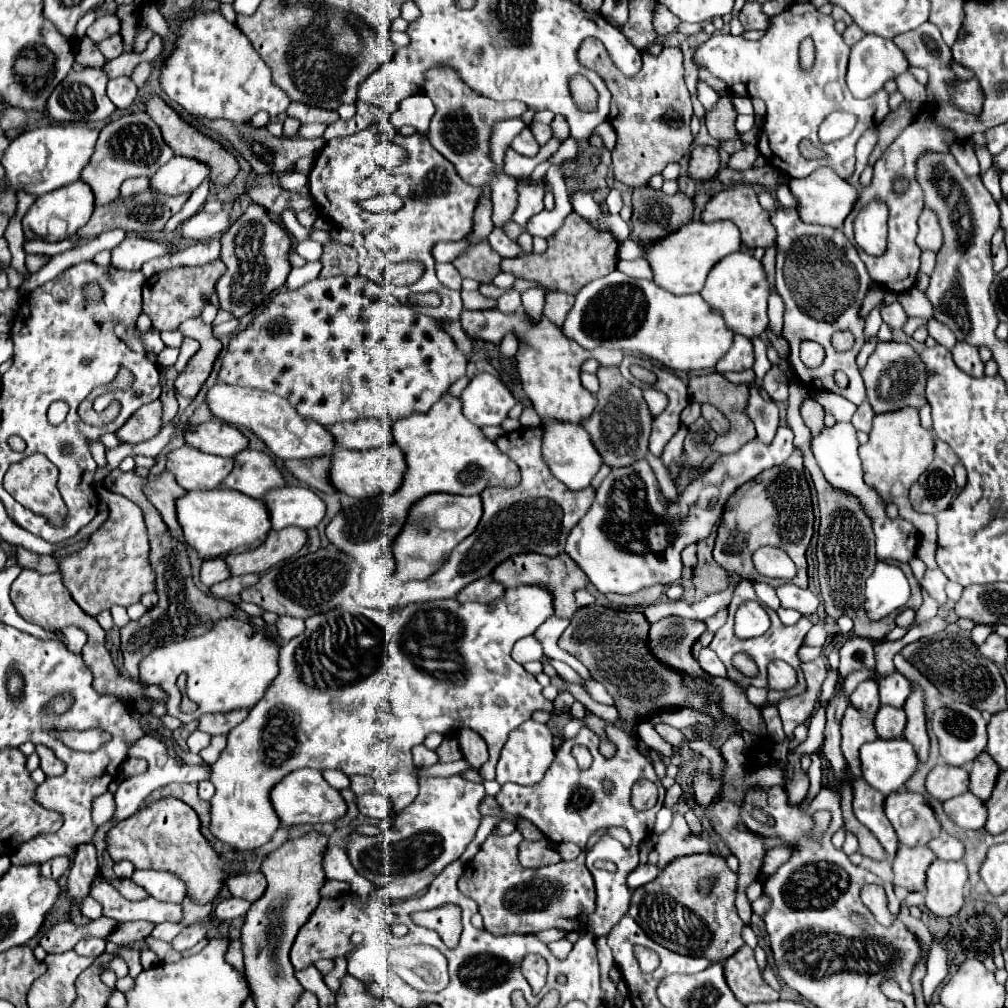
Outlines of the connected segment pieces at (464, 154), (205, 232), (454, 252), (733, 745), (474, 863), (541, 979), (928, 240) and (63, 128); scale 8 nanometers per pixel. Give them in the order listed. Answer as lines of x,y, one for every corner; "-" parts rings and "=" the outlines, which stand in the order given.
445,67
429,71
425,93
433,99
435,109
437,109
429,125
429,133
427,133
429,143
455,165
463,181
467,181
469,185
489,185
491,187
492,221
494,226
502,227
507,221
511,221
511,215
513,215
515,181
503,169
497,169
493,161
489,161
489,137
491,137
493,121
521,117
527,111
527,105
519,101
497,103
493,99
481,97
473,89
469,89
451,69
445,69
=
197,211
191,219
187,219
183,223
183,239
191,239
191,241
205,241
211,239
223,231
229,229
229,213
227,211
219,211
219,213
205,213
205,211
=
461,241
461,243
437,243
433,247
433,259
443,263
443,261
453,261
463,253
463,249
471,247
471,241
=
731,735
723,747
721,747
721,753
725,757
725,773
721,779
713,779
713,775
703,775
703,773
695,773
695,781
693,781
693,787
695,787
695,801
707,811
707,817
711,819
711,825
715,827
715,831
721,835
721,839
729,845
731,853
739,859
739,869
737,869
737,911
739,911
739,917
749,923
751,919
751,903
745,895
745,889
747,885
751,885
757,875
761,873
761,861
765,857
765,847
763,847
763,841
761,837
753,835
745,823
741,821
739,817
739,811
741,811
741,801
743,801
743,795
747,789
751,787
771,787
771,785
785,785
785,767
783,765
769,765
769,767
763,767
763,769
753,769
749,767
749,757
747,757
747,743
743,741
741,735
=
515,829
511,835
489,835
481,845
479,853
465,863
463,875
459,879
459,891
477,901
479,913
483,915
485,929
493,935
511,935
511,933
533,933
543,929
563,929
579,931
587,925
587,915
595,909
595,885
589,869
585,867
585,853
575,861
559,861
543,869
525,869
517,859
517,847
523,841
523,835
=
528,954
521,963
523,977
527,977
527,983
533,987
535,993
541,991
541,987
546,984
548,967
546,961
536,955
=
925,209
919,217
919,235
917,235
917,245
921,251
939,251
943,245
943,231
939,225
937,213
933,209
=
80,121
47,124
25,131
21,137
11,141
1,161
7,175
7,185
13,191
25,189
27,193
43,195
77,181
81,177
81,169
89,163
93,155
97,137
99,129
89,127

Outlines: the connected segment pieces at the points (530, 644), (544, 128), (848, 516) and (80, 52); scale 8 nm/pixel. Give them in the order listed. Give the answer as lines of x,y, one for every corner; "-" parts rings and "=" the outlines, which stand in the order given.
529,635
525,639
519,639
513,647
513,659
517,663
527,663
527,661
541,661
543,659
543,649
541,649
541,643
=
536,123
531,126
531,130
540,146
544,146
552,138
550,125
=
791,383
787,421
795,433
795,447
803,453
805,469
809,469
811,479
817,489
817,497
819,497
821,527
819,527
817,559
819,559
819,583
821,583
821,597
825,603
825,611
833,619
839,619
841,615
849,615
855,623
855,627
853,627
855,635
869,637
873,641
883,641
885,633
889,633
893,629
893,617
885,617
881,621
869,621
867,613
861,607
861,601
857,599
865,591
865,581
877,565
873,527
871,527
869,517
865,517
865,509
861,509
861,503
855,497
849,497
849,493
841,493
841,489
833,489
833,485
829,485
825,481
825,477
811,453
811,447
809,447
809,427
803,423
803,419
799,415
799,405
801,405
805,393
807,393
805,389
=
87,36
79,39
76,44
75,61
87,66
103,67
105,65
105,57
97,49
97,43
93,43

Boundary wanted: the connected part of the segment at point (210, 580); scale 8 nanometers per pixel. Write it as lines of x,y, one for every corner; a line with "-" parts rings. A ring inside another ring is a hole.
209,559
209,561
203,561
203,567
201,567
201,583
211,587
219,581
225,581
229,579
231,573
229,573
229,567
223,559

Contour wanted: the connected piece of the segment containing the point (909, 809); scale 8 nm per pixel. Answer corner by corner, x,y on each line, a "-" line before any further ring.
897,791
887,795
885,813
895,827
899,843
907,847
927,845
941,833
941,821
921,793

